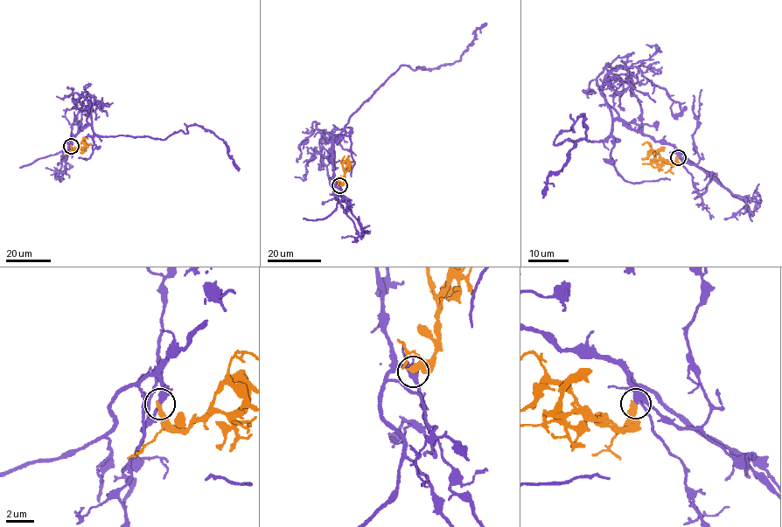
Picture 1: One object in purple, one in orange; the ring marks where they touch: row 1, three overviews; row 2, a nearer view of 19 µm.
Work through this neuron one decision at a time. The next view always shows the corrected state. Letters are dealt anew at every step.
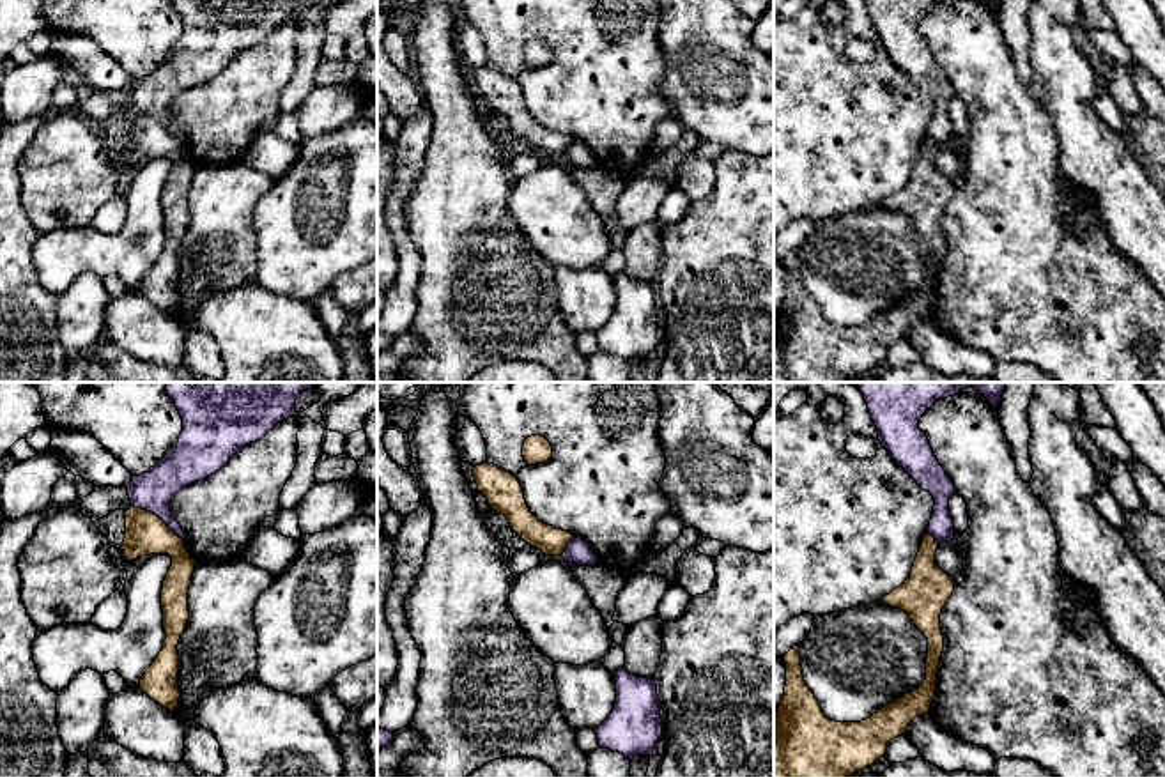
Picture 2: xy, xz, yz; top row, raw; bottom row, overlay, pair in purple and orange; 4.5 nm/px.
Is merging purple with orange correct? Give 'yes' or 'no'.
no

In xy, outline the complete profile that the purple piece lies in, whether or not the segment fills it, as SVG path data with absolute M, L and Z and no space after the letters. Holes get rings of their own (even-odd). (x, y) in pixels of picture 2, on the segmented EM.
M165 382L181 418L179 442L154 467L127 483L131 506L158 515L179 538L186 540L181 524L172 517L170 501L184 487L220 471L241 448L260 441L278 423L296 416L296 398L317 382Z

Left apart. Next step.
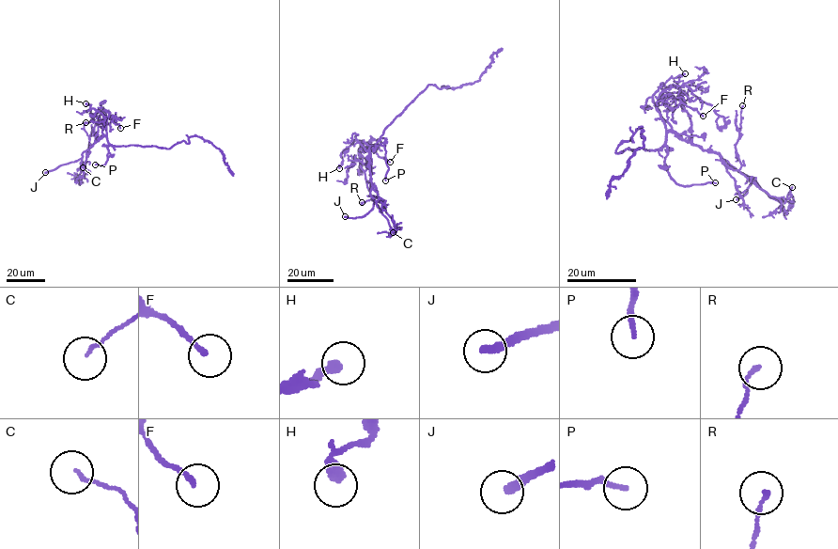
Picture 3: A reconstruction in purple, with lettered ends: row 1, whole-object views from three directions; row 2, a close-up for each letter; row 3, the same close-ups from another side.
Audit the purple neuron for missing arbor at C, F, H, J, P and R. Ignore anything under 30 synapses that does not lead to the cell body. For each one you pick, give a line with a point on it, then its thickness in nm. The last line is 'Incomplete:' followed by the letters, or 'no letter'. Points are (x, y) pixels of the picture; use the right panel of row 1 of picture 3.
J: place (736, 199); calibre 300 nm
P: place (715, 182); calibre 170 nm
Incomplete: J, P

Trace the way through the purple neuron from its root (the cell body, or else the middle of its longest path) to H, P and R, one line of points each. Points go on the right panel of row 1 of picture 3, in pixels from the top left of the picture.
H: (641, 148), (657, 150), (663, 146), (671, 125), (660, 115), (653, 95), (661, 83), (685, 73)
P: (641, 148), (657, 150), (666, 146), (667, 155), (664, 163), (668, 173), (677, 184), (691, 186), (715, 182)
R: (641, 148), (660, 149), (667, 133), (676, 132), (738, 169), (735, 146), (742, 105)

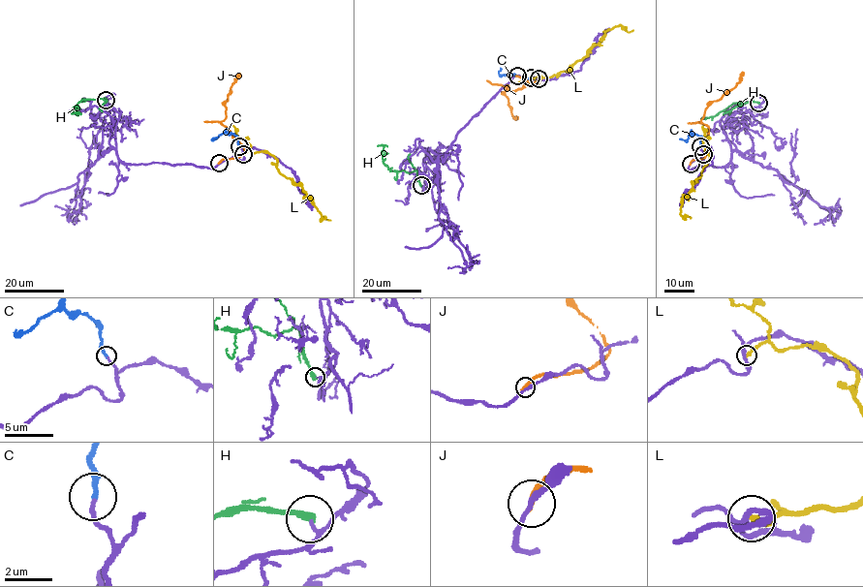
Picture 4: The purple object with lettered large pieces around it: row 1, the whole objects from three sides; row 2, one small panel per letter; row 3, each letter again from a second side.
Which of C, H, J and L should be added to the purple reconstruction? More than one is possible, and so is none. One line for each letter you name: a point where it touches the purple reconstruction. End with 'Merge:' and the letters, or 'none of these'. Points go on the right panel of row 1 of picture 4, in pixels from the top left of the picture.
C: contact (700, 146)
Merge: C

